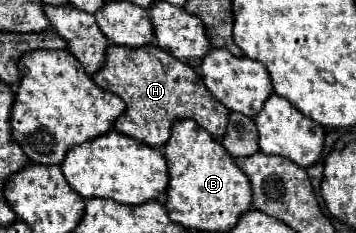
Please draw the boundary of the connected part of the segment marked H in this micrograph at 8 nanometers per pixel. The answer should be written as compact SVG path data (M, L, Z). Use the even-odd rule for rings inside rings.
M154 44L130 48L130 46L108 46L102 68L92 74L92 80L120 96L126 104L122 118L116 118L114 130L136 138L148 146L162 146L168 140L168 130L174 120L192 118L214 138L222 140L228 122L228 108L224 108L212 94L208 94L200 76L184 62L172 58L166 50Z

